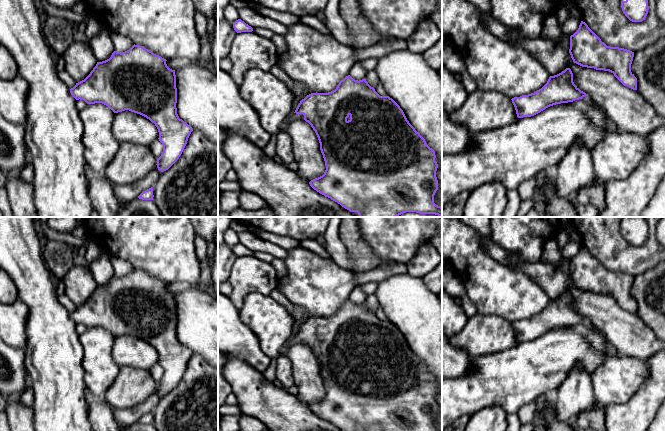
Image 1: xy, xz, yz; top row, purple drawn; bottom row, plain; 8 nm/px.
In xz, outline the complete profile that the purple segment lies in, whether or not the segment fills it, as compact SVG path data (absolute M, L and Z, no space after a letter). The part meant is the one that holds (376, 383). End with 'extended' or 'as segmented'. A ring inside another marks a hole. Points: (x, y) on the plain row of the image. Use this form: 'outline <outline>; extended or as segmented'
outline M348 299L331 316L316 316L307 319L300 325L288 347L298 343L303 343L311 349L320 367L320 374L325 385L326 394L322 400L309 406L310 410L320 418L337 426L342 431L441 431L434 427L434 419L438 414L438 404L436 401L438 388L435 385L435 375L427 369L425 363L409 347L400 330L389 320L380 320L368 308L365 302L358 305Z; extended

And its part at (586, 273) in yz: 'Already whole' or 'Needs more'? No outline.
Already whole

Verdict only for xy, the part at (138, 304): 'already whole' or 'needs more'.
already whole

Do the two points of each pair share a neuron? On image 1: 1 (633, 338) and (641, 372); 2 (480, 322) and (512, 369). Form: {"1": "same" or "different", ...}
{"1": "different", "2": "different"}

